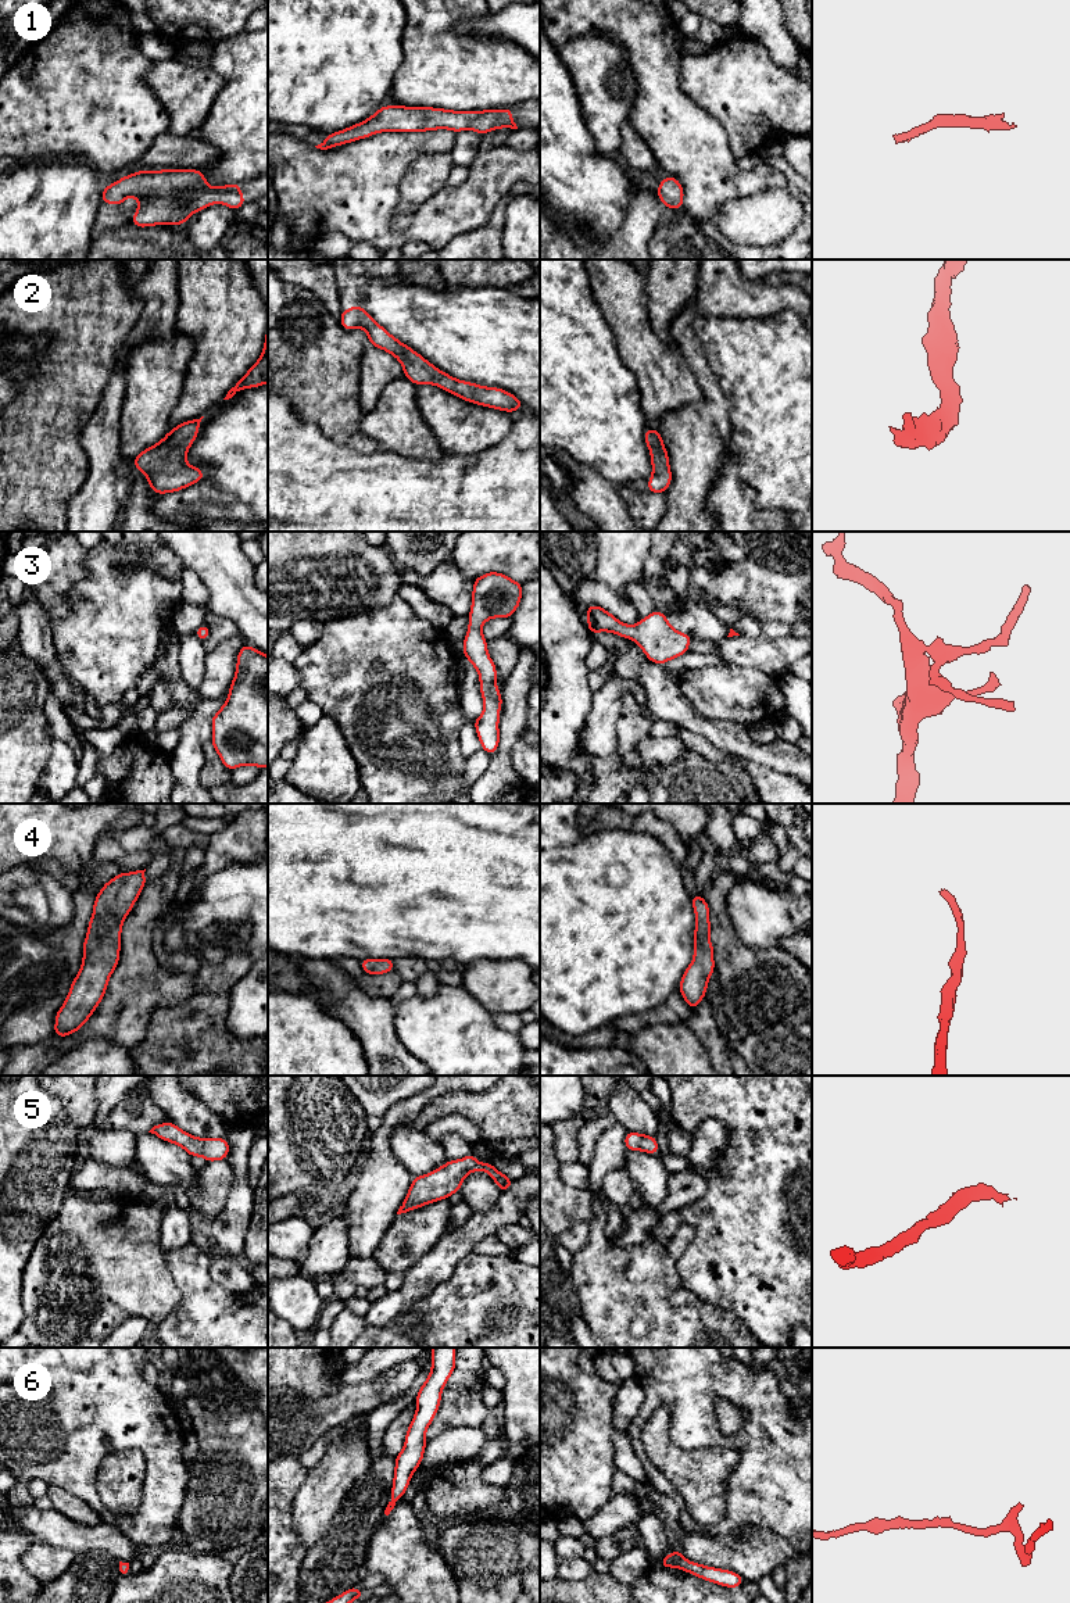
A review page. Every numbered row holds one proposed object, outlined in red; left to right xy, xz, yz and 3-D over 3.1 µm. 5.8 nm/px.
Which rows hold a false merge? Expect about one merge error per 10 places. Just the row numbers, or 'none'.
none

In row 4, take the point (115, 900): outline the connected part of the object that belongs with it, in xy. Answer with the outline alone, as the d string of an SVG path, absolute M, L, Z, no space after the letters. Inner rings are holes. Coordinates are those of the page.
M121 872L97 894L83 942L82 967L56 1013L54 1035L62 1038L78 1031L101 1002L119 962L121 926L146 885L144 872Z

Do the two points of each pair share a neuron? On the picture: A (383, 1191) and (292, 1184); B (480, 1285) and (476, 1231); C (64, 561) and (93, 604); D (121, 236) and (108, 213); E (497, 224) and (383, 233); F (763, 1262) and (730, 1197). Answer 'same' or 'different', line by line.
A: different
B: different
C: different
D: same
E: different
F: same

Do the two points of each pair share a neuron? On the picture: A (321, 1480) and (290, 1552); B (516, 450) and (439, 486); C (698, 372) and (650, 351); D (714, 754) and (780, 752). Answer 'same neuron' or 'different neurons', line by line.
A: different neurons
B: same neuron
C: different neurons
D: different neurons

